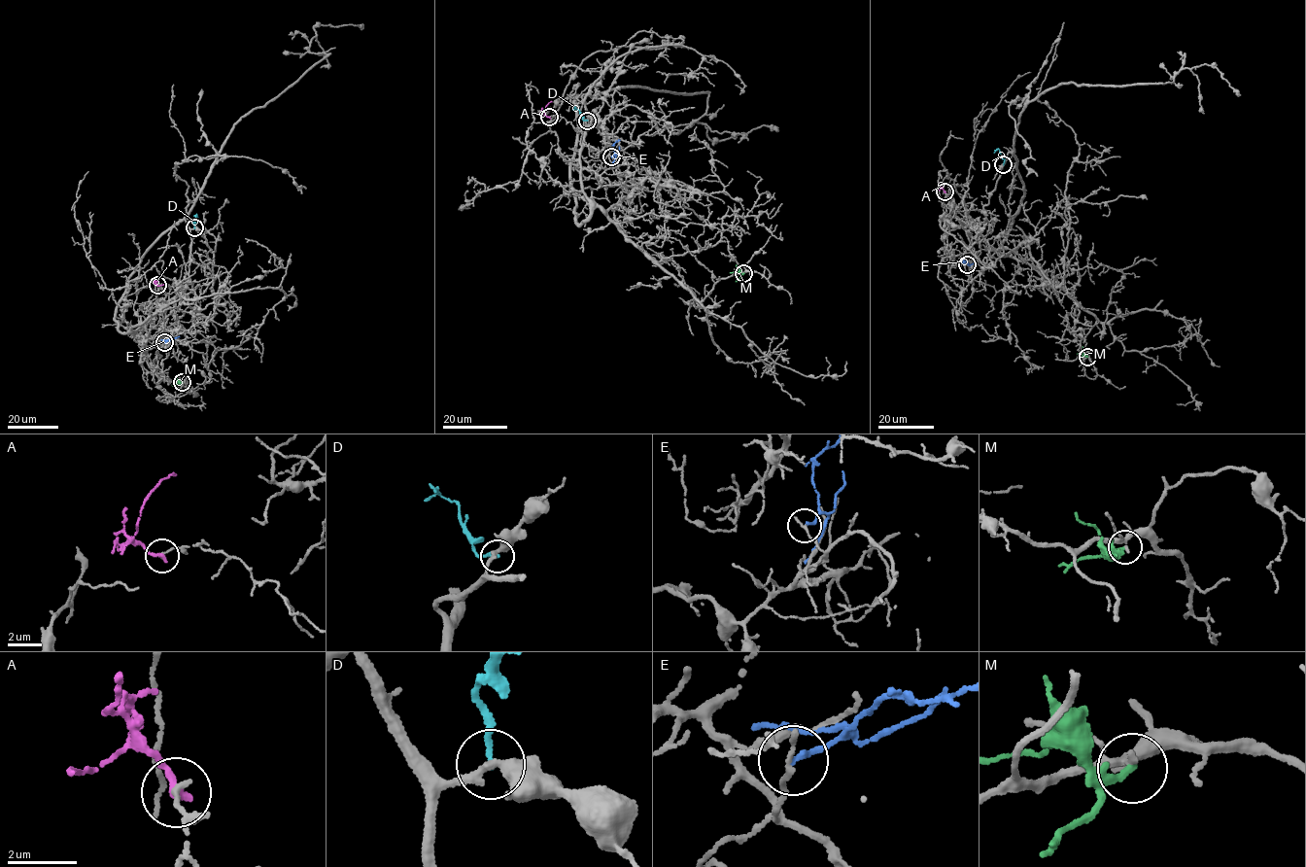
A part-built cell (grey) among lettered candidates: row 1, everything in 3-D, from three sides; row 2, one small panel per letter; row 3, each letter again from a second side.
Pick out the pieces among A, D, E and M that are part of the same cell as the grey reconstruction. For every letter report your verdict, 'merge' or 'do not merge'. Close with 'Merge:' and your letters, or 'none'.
A: do not merge
D: do not merge
E: do not merge
M: do not merge
Merge: none

